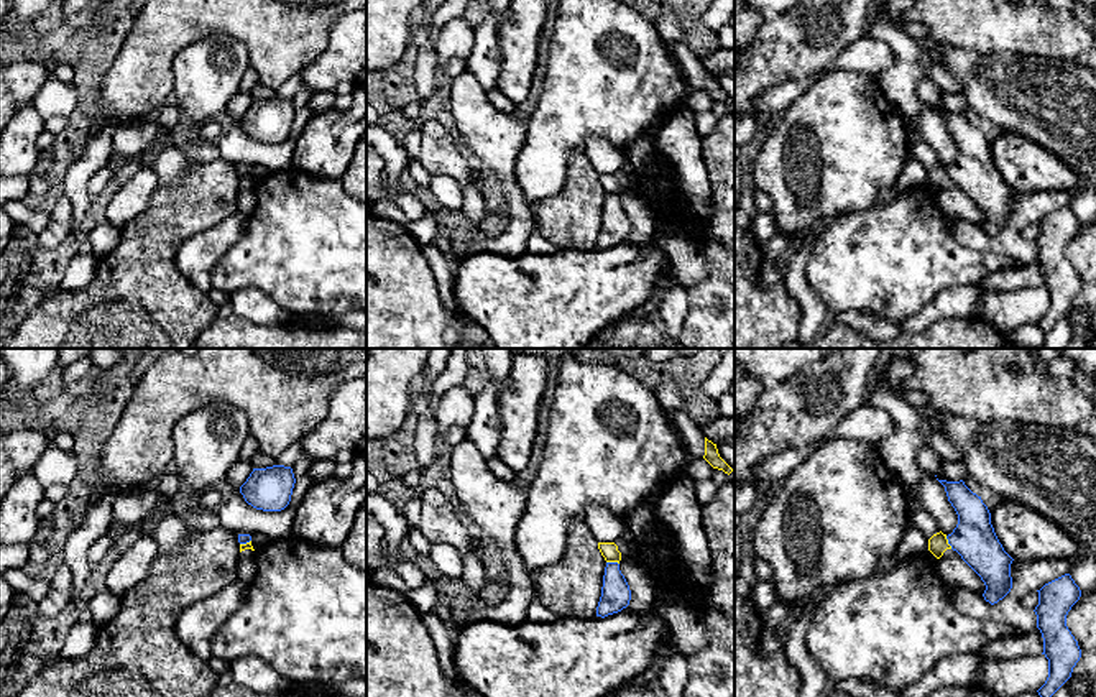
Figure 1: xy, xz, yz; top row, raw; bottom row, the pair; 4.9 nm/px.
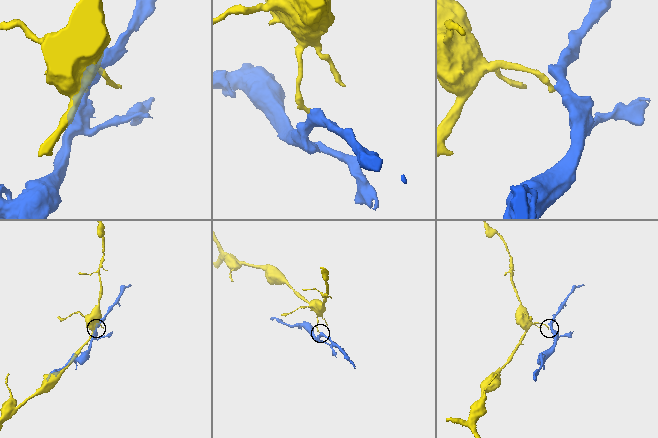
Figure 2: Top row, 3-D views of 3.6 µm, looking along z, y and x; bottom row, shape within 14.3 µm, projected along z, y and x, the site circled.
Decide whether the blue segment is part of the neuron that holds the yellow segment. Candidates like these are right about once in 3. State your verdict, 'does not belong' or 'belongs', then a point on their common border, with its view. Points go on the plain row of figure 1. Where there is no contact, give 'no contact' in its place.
does not belong | xz (613, 193)

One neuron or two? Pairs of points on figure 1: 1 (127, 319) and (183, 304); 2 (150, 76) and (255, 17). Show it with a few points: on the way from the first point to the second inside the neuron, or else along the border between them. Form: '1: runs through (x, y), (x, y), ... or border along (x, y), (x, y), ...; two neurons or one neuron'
1: runs through (140, 318), (170, 313); one neuron
2: runs through (165, 46), (194, 17), (225, 17); one neuron

